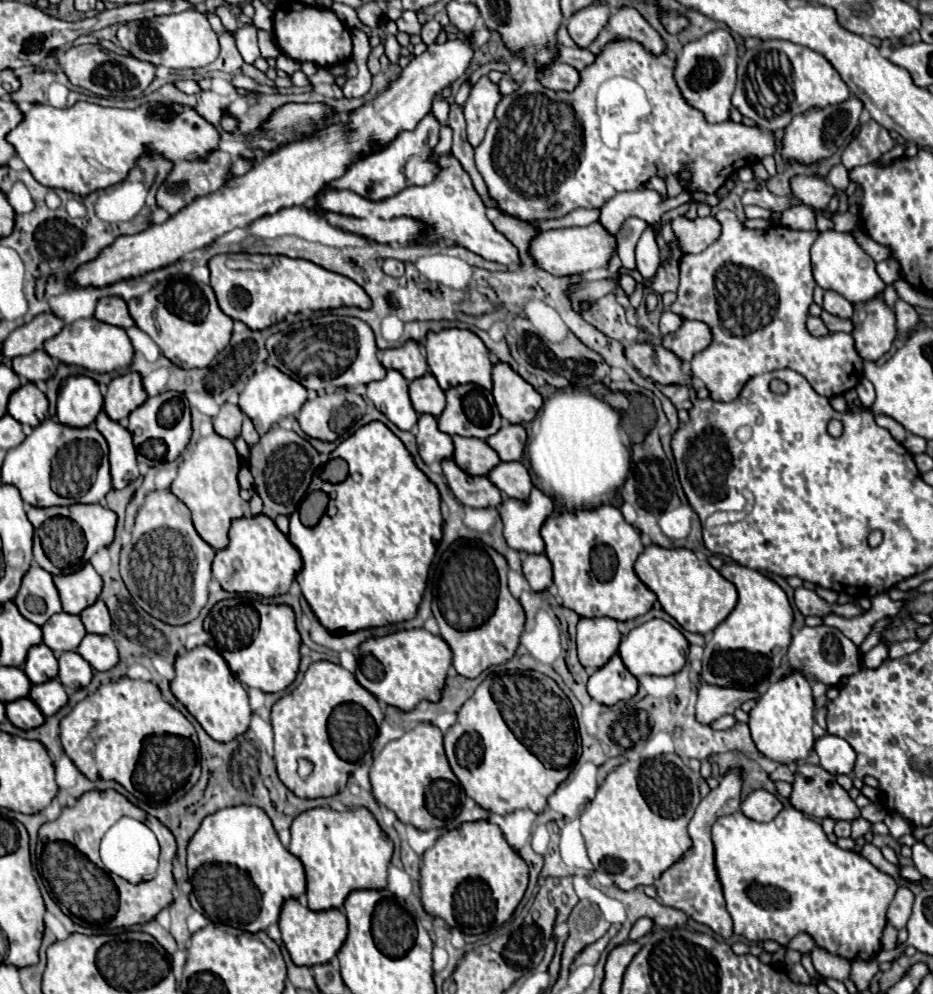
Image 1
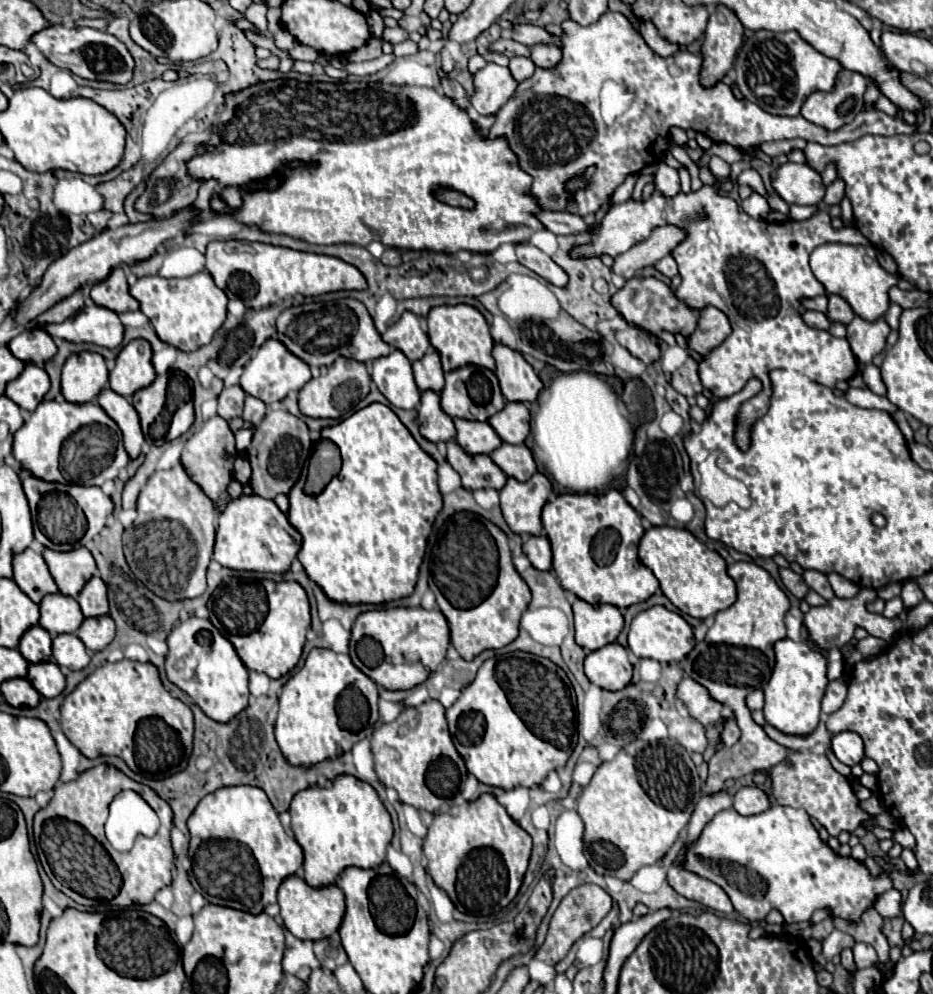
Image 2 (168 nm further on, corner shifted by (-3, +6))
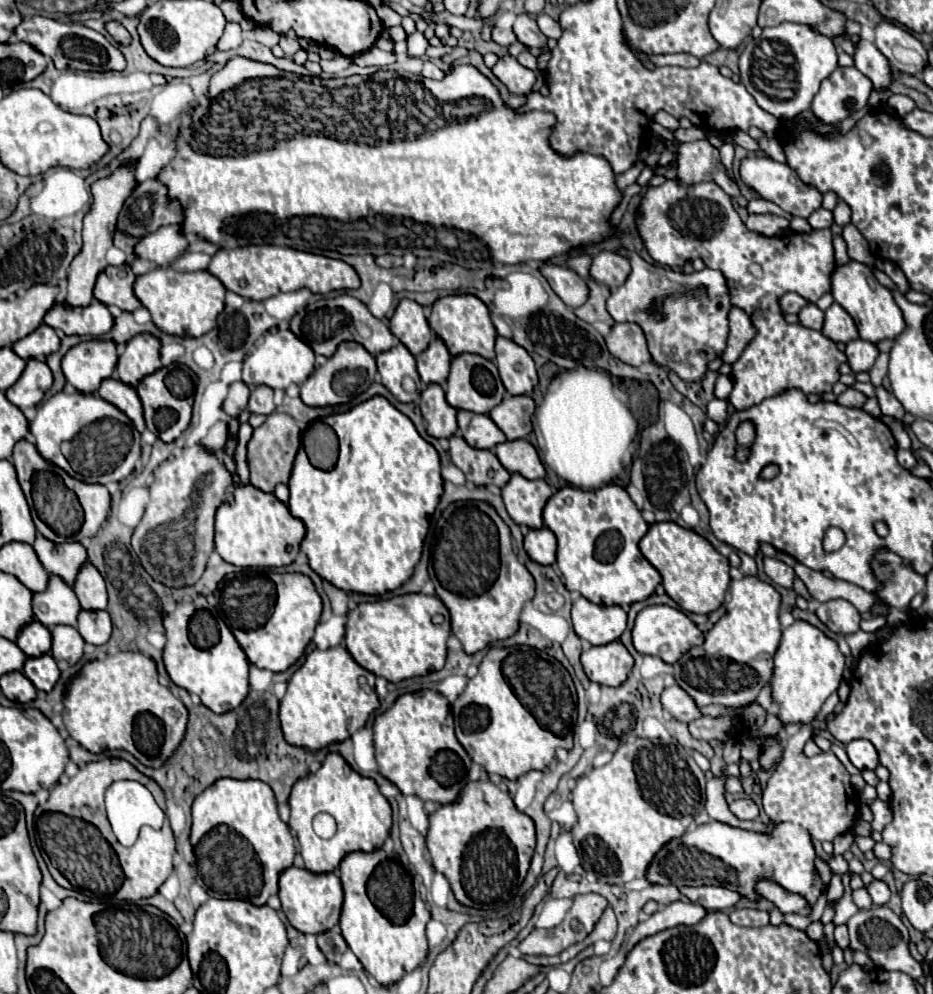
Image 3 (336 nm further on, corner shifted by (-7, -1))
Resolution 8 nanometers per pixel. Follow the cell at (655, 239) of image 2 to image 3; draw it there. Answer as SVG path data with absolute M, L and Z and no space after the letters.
M599 252L593 258L589 276L595 282L605 284L609 290L613 290L619 284L623 284L623 280L629 276L629 272L631 272L631 268L629 268L627 258L615 254L615 252Z

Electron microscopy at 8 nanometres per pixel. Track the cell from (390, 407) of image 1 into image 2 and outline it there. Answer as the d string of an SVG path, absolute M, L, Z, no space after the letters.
M397 349L371 363L371 379L395 407L415 409L421 401L421 393L413 381L411 361L407 361L407 357Z

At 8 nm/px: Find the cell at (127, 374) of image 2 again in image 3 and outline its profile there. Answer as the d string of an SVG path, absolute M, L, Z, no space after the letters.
M137 334L125 344L125 352L119 356L117 378L125 384L139 384L139 380L161 368L159 356L161 342L153 334Z

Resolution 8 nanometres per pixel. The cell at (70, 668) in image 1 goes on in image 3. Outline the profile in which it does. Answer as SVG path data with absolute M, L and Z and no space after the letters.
M57 624L51 628L51 656L53 658L63 658L69 664L77 664L83 656L83 638L79 636L77 628L67 626L67 624Z

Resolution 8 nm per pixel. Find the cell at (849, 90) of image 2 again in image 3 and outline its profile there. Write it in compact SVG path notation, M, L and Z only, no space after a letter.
M837 68L821 82L821 90L813 98L813 112L827 124L839 124L851 112L865 108L873 84L857 68Z

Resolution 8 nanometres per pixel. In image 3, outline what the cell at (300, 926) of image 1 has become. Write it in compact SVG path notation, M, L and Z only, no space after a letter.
M289 866L279 876L279 898L287 920L303 934L319 934L331 930L339 922L343 890L339 878L333 872L315 874L315 872L307 872L305 868Z

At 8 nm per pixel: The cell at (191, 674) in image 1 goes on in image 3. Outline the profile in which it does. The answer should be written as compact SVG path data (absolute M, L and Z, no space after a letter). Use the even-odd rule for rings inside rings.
M185 600L177 602L175 610L163 616L163 626L167 636L163 662L171 680L177 686L197 694L207 708L211 708L217 714L223 714L223 712L229 712L231 708L237 708L249 692L249 660L243 648L239 646L239 642L235 640L233 632L227 628L227 624L219 618L218 625L221 625L221 638L217 644L207 648L209 640L213 638L215 642L219 634L215 626L215 618L207 610L195 610L193 602L185 602ZM189 638L195 646L189 642ZM201 648L207 648L207 650L201 650Z

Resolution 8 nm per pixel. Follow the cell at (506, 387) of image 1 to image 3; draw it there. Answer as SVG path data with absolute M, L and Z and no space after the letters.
M497 336L495 352L495 364L505 388L511 394L529 394L535 388L533 376L537 376L537 370L527 350L509 338Z

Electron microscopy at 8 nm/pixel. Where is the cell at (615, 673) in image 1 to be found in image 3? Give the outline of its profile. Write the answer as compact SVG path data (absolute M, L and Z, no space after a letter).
M615 640L603 646L589 646L581 652L581 664L589 680L603 686L619 686L633 668L633 656Z

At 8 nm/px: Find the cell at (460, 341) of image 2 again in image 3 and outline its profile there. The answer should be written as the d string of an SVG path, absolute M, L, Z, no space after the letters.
M453 294L453 296L443 296L443 298L435 300L431 306L429 324L437 332L437 336L441 336L441 340L449 348L451 356L471 352L471 354L479 354L479 356L489 358L489 360L495 358L493 344L495 344L497 332L495 332L495 326L491 322L491 314L487 310L487 306L477 296Z

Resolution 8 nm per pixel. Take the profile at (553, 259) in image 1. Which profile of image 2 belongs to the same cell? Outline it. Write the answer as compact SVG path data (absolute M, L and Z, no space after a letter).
M703 185L695 193L679 193L675 197L663 197L661 193L653 193L649 201L625 201L621 205L613 205L607 215L603 217L601 225L595 231L595 237L589 243L571 247L569 255L571 259L591 259L601 255L617 257L631 249L635 243L649 237L651 229L659 225L679 225L687 229L687 241L679 245L671 255L675 257L679 265L679 275L683 283L675 289L675 297L683 301L685 305L693 309L705 309L705 307L717 307L723 311L733 327L731 335L715 349L711 349L709 355L703 355L699 361L699 379L703 387L707 387L715 397L729 397L743 389L743 385L751 379L765 379L771 369L793 369L803 373L815 383L821 383L825 387L835 387L837 381L849 381L857 369L859 363L849 347L849 341L843 337L833 337L829 331L819 331L801 319L799 305L803 299L823 295L823 285L815 279L813 271L809 269L809 255L815 247L827 243L827 241L839 241L839 243L853 243L853 245L869 245L867 237L859 233L855 227L831 227L829 213L821 207L813 217L805 221L759 221L749 217L729 195L717 191L715 187Z

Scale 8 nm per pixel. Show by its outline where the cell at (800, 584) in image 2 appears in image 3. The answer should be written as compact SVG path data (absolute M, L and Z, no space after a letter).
M763 558L763 570L775 584L779 584L783 588L791 588L793 586L795 572L785 562L781 562L777 558Z

